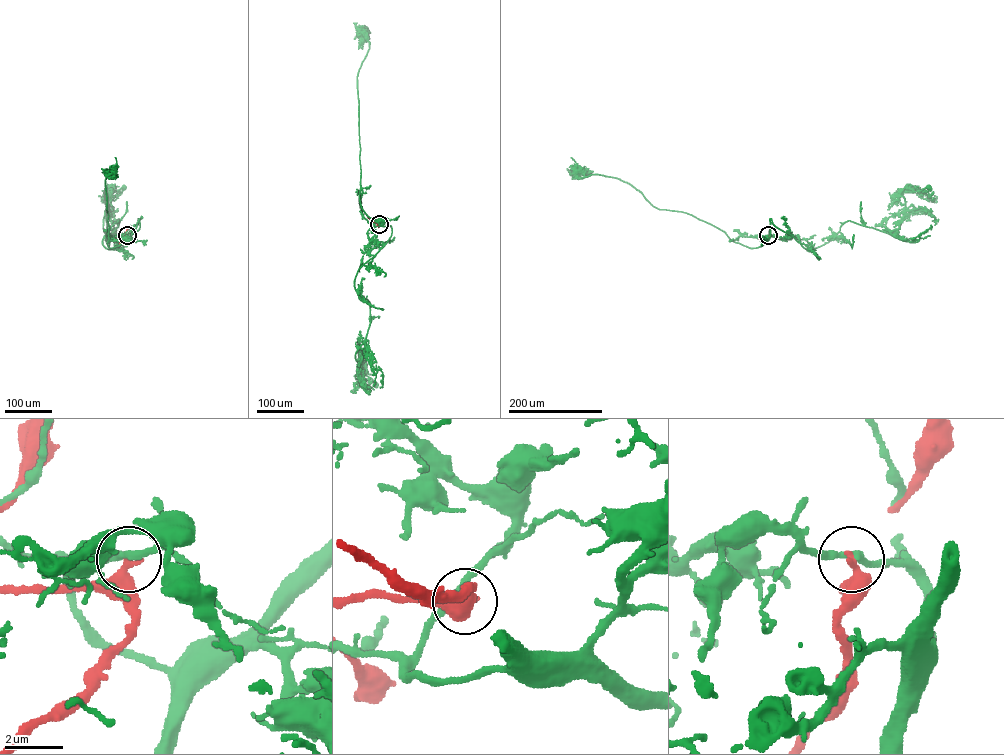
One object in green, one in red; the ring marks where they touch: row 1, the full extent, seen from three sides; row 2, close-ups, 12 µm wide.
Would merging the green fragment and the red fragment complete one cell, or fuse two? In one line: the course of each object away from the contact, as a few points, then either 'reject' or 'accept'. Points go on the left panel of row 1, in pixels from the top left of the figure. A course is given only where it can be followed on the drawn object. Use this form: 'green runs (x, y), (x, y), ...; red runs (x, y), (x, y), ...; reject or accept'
green runs (127, 235), (139, 218), (120, 246), (102, 244), (118, 227), (103, 231), (113, 187), (124, 186); red runs (127, 235), (123, 240), (114, 239); reject

